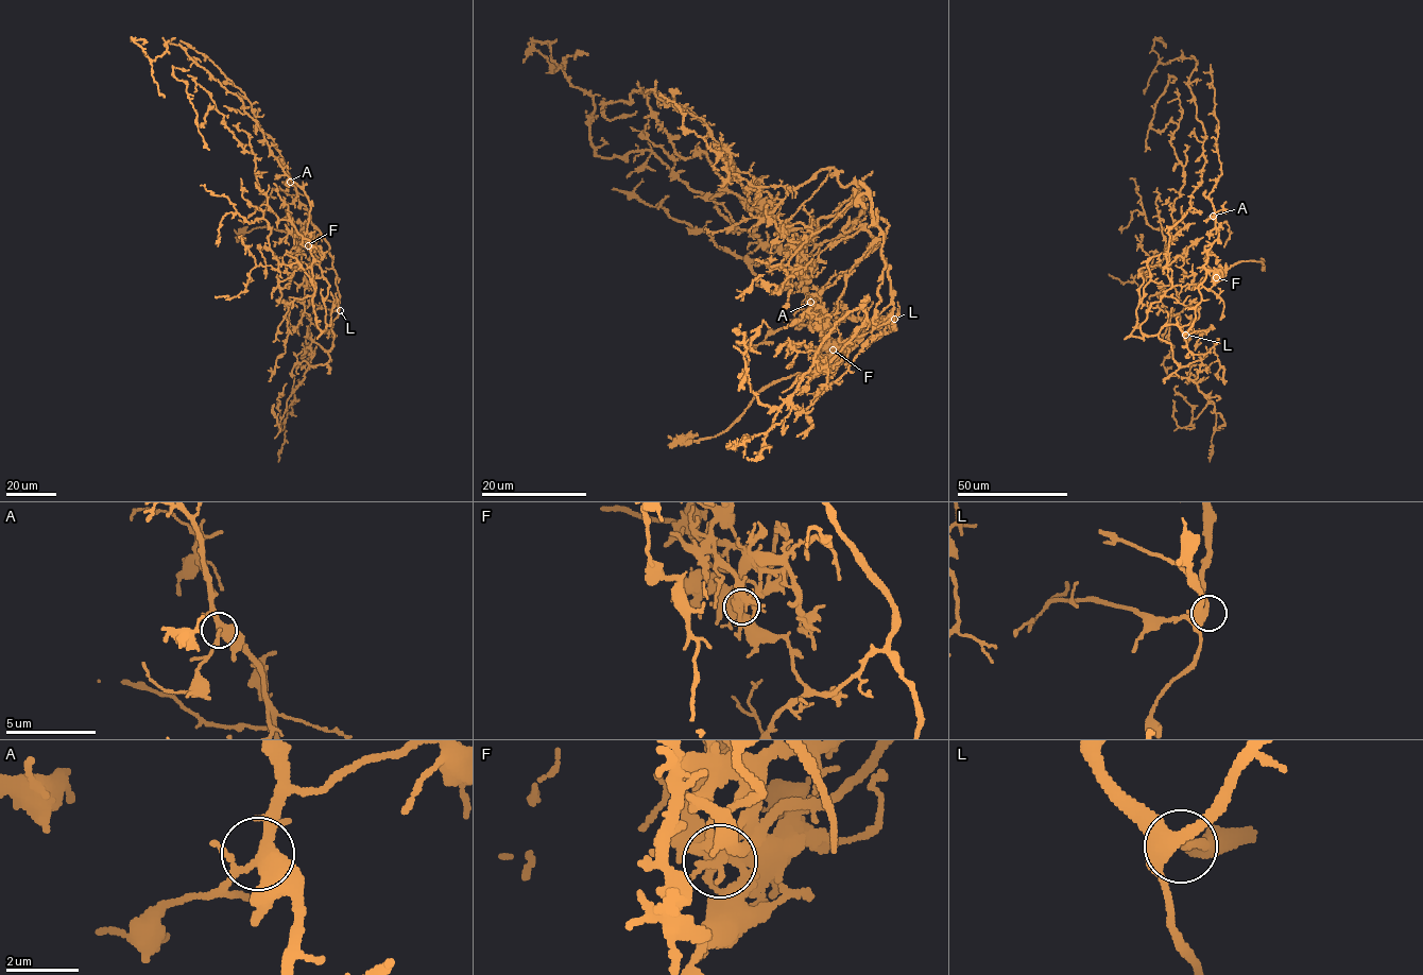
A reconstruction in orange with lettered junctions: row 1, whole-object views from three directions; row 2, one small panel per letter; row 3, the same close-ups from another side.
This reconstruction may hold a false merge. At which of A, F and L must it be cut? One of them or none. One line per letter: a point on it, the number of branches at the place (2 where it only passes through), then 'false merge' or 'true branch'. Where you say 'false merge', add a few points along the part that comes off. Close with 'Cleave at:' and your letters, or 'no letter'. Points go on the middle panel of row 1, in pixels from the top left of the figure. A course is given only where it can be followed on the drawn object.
A: (810, 302) | 5 | true branch
F: (833, 349) | 5 | false merge | (833, 349), (830, 358), (812, 371), (790, 375), (764, 388), (724, 431), (713, 437), (675, 444), (672, 448)
L: (894, 319) | 5 | true branch
Cleave at: F

